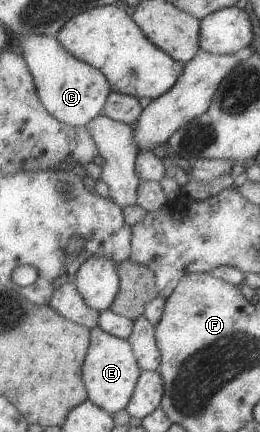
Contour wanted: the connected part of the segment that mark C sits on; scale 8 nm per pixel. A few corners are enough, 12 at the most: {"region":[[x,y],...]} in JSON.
{"region":[[57,37],[16,39],[42,103],[77,129],[113,87]]}

